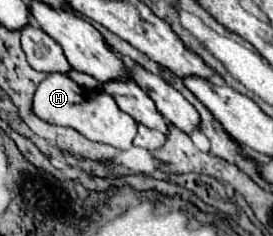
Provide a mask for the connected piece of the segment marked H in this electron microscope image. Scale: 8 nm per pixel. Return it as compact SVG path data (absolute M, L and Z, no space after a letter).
M63 73L47 75L47 79L37 87L33 97L33 111L47 123L73 127L87 139L107 143L117 149L129 149L137 133L137 121L129 113L123 113L109 93L83 89Z

